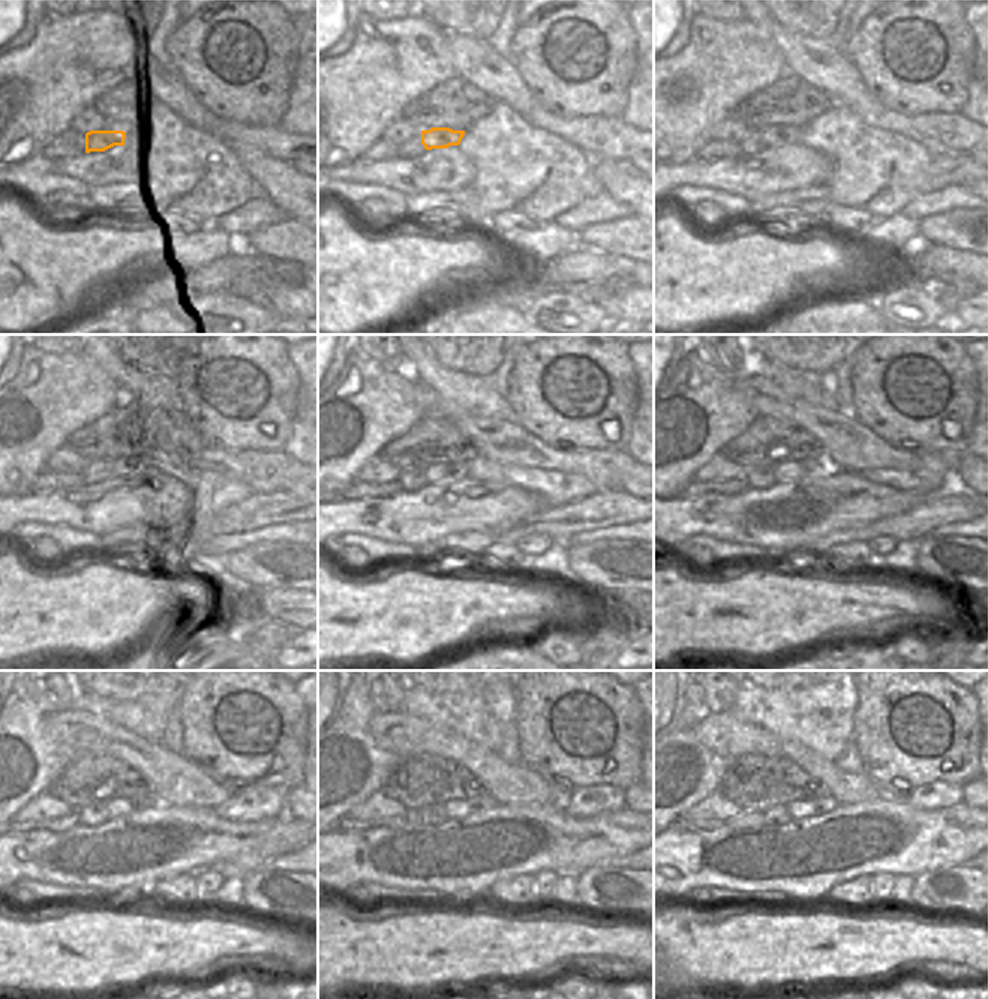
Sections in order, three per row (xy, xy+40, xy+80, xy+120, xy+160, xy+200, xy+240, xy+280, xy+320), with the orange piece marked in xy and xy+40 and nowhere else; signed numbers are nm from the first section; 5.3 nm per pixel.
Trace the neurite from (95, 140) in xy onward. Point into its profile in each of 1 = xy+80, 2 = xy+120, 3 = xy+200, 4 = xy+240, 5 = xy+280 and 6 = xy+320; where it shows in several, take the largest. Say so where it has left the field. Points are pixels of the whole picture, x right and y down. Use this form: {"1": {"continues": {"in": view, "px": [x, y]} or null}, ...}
{"1": {"continues": {"in": "xy+80", "px": [775, 137]}}, "2": {"continues": {"in": "xy+120", "px": [101, 473]}}, "3": {"continues": {"in": "xy+200", "px": [793, 470]}}, "4": {"continues": {"in": "xy+240", "px": [116, 807]}}, "5": {"continues": {"in": "xy+280", "px": [456, 809]}}, "6": {"continues": {"in": "xy+320", "px": [805, 807]}}}

